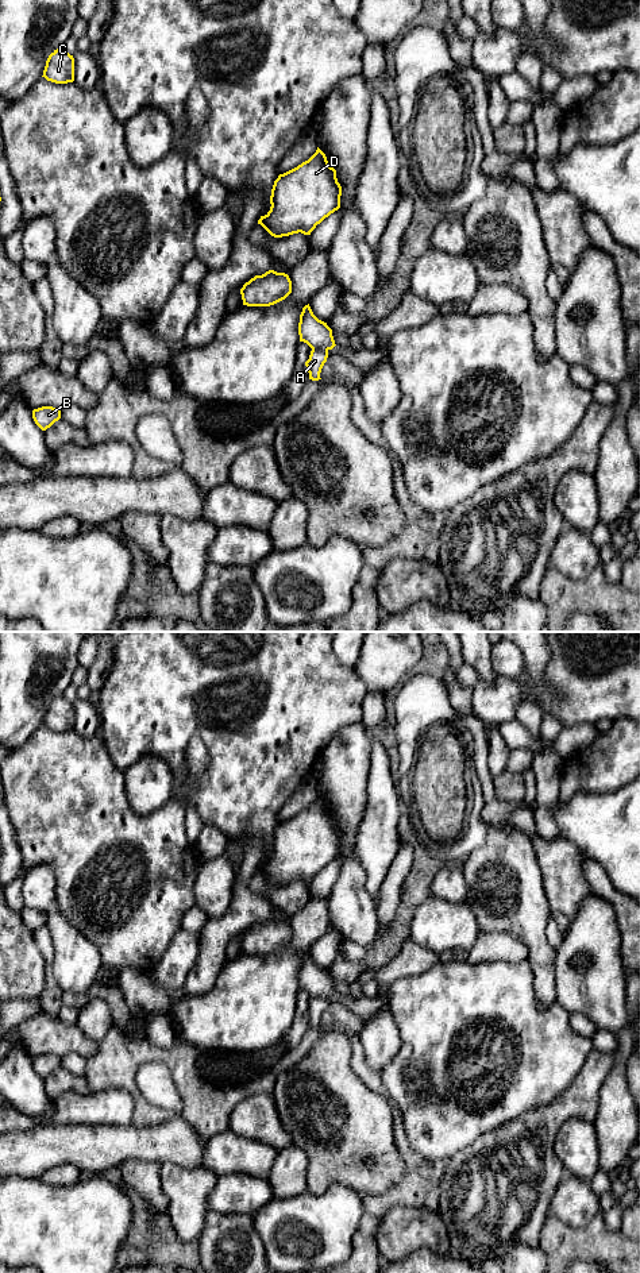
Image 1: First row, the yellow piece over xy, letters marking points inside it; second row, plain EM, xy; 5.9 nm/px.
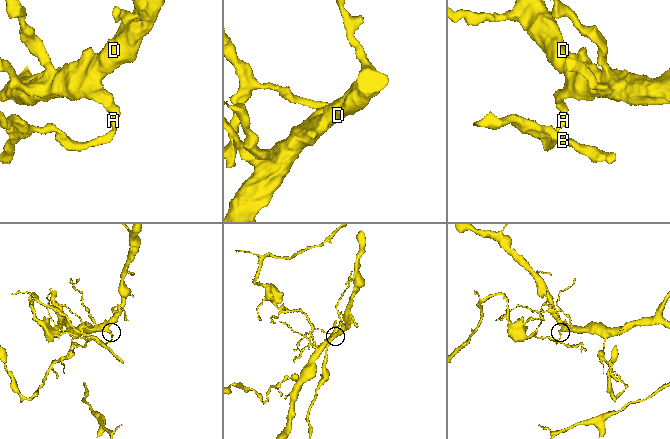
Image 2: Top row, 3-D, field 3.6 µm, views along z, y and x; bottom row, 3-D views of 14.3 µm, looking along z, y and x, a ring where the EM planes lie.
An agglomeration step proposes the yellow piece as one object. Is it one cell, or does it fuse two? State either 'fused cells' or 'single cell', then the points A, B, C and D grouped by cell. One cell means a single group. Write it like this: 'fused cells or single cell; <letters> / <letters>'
fused cells; A B / C D

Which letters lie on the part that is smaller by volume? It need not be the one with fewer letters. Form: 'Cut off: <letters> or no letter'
Cut off: A, B

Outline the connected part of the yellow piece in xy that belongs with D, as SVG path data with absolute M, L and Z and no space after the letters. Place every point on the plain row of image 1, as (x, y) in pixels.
M316 801L297 815L279 822L270 844L270 859L261 872L271 884L311 883L325 865L340 856L342 834L325 802Z

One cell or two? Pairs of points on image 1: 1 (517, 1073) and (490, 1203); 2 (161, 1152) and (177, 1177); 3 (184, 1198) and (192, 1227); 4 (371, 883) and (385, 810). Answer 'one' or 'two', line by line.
1: two
2: two
3: one
4: one

